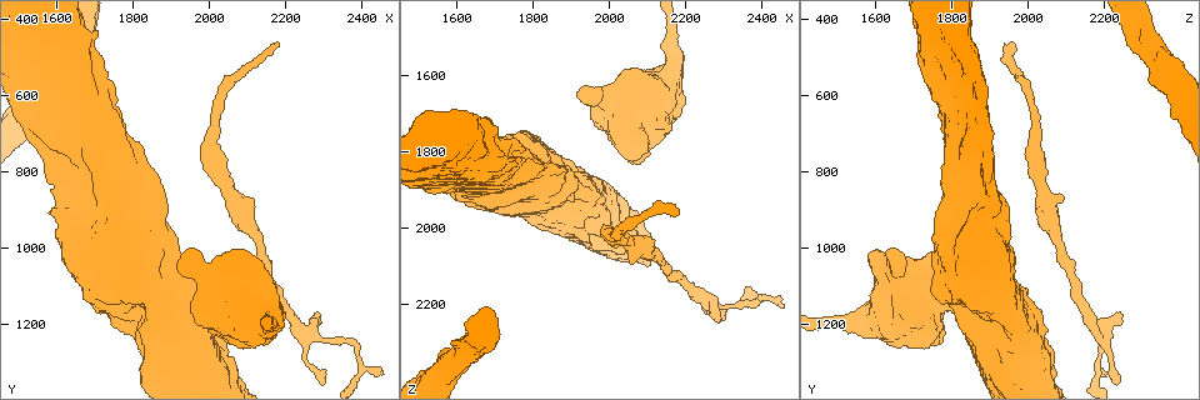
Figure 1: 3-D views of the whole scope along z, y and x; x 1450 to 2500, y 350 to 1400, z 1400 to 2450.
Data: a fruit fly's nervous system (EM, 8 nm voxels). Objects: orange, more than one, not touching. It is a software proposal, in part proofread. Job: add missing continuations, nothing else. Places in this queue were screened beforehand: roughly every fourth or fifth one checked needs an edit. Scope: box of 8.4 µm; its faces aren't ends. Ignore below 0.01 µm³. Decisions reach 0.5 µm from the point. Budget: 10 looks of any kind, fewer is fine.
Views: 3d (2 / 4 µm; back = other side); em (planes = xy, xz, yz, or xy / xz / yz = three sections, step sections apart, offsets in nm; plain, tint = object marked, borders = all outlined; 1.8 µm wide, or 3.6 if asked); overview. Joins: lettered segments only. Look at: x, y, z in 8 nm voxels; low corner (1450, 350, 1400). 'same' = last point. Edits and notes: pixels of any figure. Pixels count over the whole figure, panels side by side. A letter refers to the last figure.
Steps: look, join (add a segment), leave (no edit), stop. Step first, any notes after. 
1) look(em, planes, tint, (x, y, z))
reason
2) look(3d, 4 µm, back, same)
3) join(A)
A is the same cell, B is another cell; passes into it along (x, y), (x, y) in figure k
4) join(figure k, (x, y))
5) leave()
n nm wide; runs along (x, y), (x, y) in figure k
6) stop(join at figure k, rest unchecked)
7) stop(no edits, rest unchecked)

look(em, planes, tint, (2175, 465, 1960))
free end

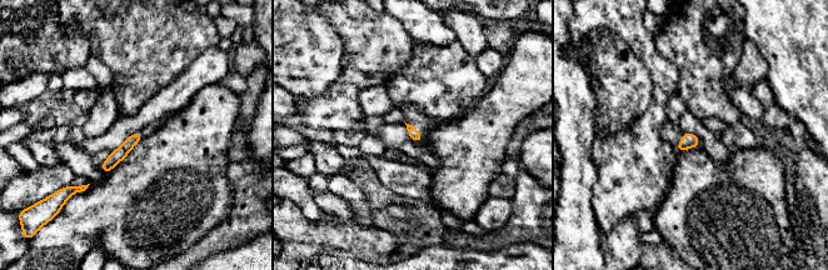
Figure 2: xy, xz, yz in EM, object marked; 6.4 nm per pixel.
look(em, planes, borders, same)

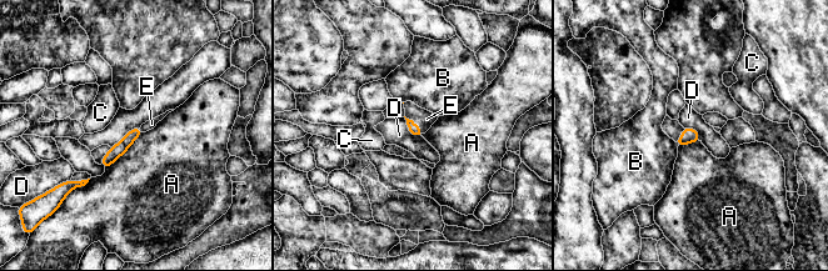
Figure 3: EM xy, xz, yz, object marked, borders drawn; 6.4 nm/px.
join(E)
E is the same cell, A, B, C and D are other cells; passes into it along (413, 129), (414, 123), (424, 119) in figure 3; it goes on there

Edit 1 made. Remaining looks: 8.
look(em, 3.6 µm, planes, borders, (2115, 1020, 1605))
thick end

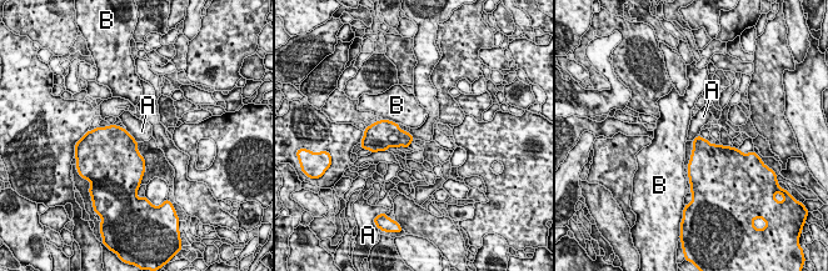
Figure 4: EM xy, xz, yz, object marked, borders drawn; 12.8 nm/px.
leave()
A and B are other cells; border along (125, 130), (136, 142) in figure 4; none of them fits

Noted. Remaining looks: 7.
look(overview)

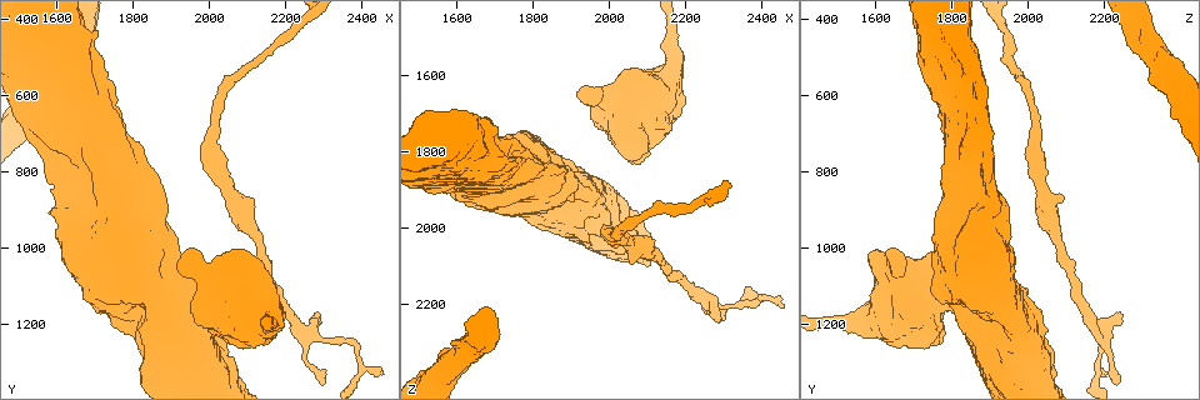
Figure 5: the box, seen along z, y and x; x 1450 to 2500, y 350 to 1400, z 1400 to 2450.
look(em, yz, step 16, borders, (1815, 735, 1840))
free end

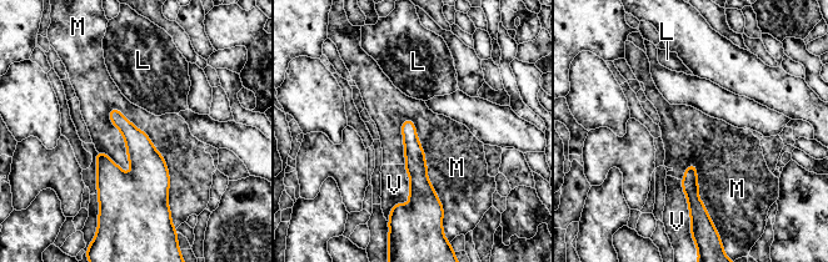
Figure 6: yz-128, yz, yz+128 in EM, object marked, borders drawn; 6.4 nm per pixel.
look(em, planes, borders, same)
cut it another way

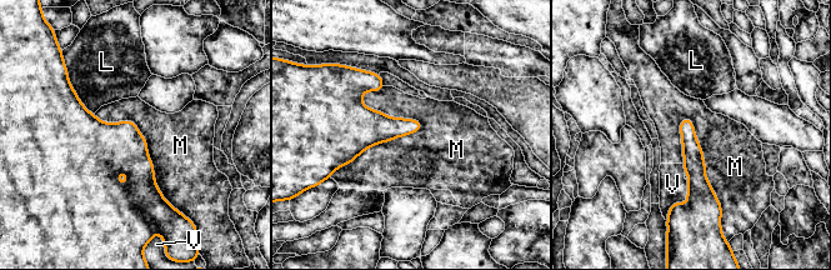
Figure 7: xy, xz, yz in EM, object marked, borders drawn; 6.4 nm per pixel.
leave()
L, M and V are other cells; runs along (684, 121), (697, 179), (697, 205) in figure 7; no lettered segment goes on from it

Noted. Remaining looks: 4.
look(3d, 4 µm, back, (2280, 1175, 2250))

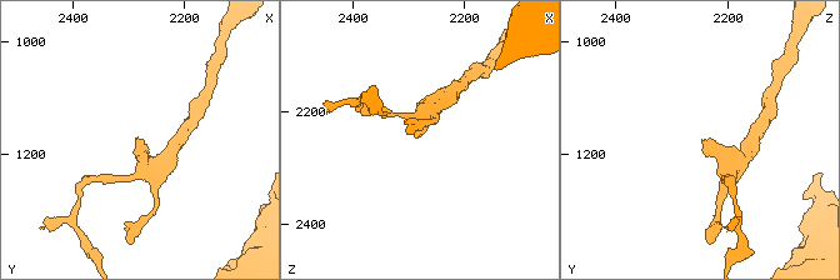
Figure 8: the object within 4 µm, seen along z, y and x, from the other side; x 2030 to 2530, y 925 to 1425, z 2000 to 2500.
look(em, planes, borders, (2290, 1180, 2245))

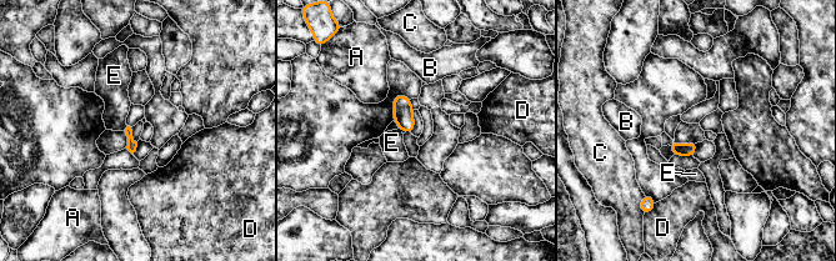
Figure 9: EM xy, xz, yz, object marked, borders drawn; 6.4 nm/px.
leave()
A, B, C, D and E are other cells; none of them fits

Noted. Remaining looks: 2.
stop(join at figure 3, rest unchecked)

